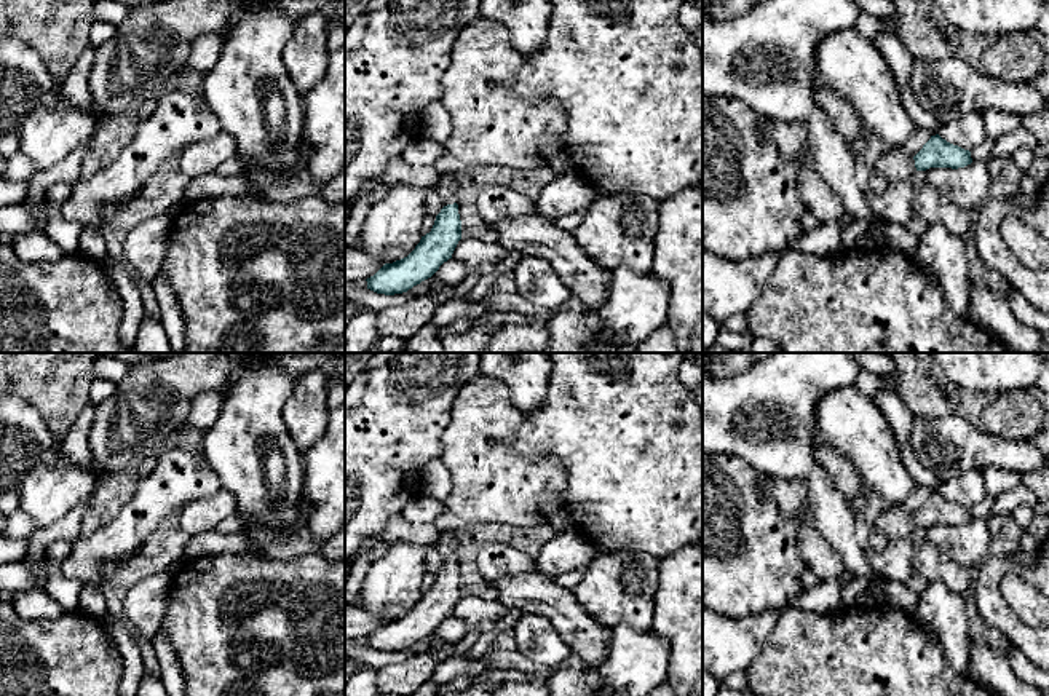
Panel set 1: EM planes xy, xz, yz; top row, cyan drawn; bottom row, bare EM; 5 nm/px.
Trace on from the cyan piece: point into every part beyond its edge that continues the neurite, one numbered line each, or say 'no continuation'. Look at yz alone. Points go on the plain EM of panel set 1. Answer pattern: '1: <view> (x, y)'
1: yz (894, 522)

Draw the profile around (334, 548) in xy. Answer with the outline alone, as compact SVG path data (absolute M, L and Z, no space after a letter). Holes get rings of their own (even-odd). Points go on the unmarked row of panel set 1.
M345 527L331 536L319 552L331 560L345 560Z

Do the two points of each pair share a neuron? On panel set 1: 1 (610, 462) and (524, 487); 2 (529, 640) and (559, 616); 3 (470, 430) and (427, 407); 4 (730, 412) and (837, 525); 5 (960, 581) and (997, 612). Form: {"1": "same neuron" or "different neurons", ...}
{"1": "different neurons", "2": "different neurons", "3": "different neurons", "4": "same neuron", "5": "different neurons"}

